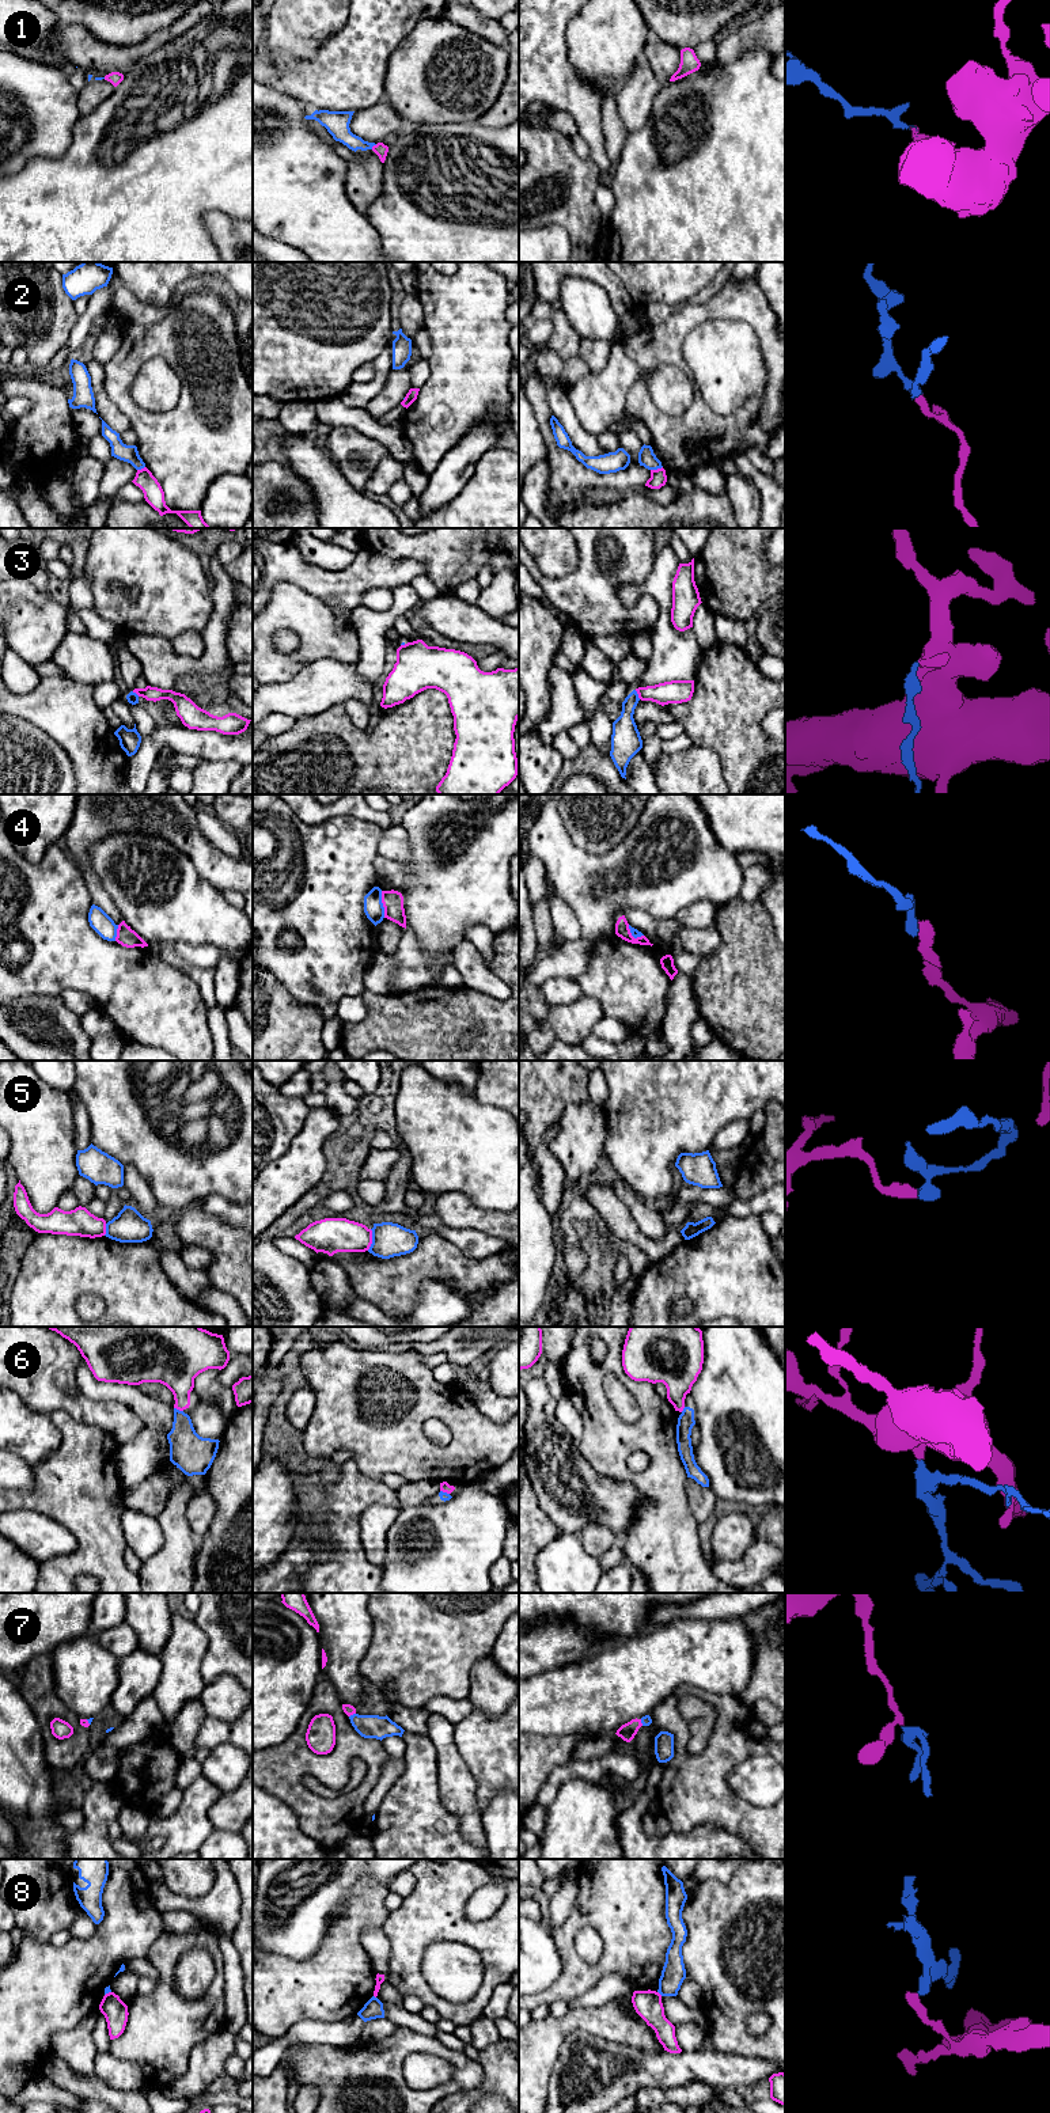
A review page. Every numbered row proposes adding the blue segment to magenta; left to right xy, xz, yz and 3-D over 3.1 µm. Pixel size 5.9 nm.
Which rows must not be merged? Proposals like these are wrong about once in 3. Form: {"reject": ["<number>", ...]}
{"reject": ["2", "3", "4", "5", "6", "8"]}

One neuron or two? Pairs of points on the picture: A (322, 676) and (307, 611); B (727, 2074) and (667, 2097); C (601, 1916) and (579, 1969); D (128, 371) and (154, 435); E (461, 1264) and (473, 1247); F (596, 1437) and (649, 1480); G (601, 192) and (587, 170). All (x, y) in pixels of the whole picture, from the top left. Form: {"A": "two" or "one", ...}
{"A": "two", "B": "two", "C": "one", "D": "one", "E": "two", "F": "one", "G": "two"}

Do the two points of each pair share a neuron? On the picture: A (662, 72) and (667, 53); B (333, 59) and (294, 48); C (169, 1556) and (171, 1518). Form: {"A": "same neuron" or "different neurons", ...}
{"A": "same neuron", "B": "different neurons", "C": "same neuron"}

